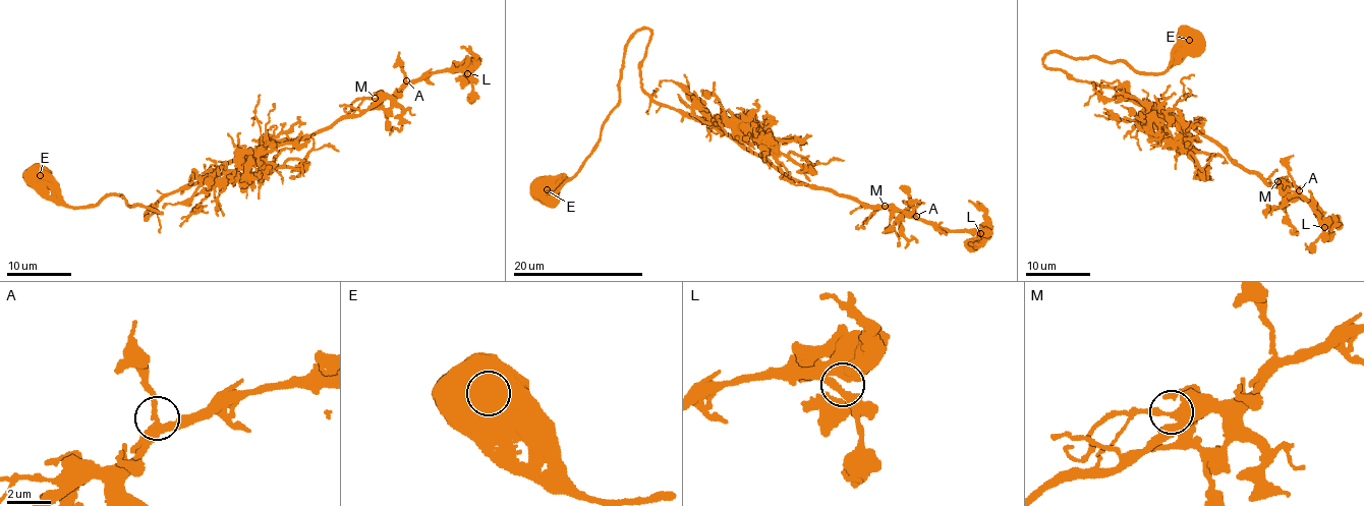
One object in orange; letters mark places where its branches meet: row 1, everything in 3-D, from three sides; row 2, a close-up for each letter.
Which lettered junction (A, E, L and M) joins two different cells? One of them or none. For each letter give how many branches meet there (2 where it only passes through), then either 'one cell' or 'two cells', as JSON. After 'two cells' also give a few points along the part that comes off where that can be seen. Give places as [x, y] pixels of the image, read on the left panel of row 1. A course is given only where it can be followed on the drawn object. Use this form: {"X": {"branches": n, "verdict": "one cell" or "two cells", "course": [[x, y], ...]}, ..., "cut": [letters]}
{"A": {"branches": 3, "verdict": "one cell"}, "E": {"branches": 2, "verdict": "one cell"}, "L": {"branches": 2, "verdict": "one cell"}, "M": {"branches": 3, "verdict": "one cell"}, "cut": []}

